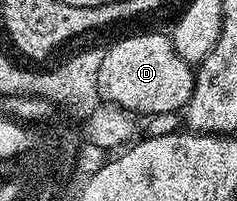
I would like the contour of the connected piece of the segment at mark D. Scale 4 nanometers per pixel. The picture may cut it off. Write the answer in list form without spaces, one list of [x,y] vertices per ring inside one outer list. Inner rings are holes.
[[[132,32],[127,39],[112,44],[110,57],[103,60],[99,85],[103,85],[103,94],[107,98],[129,113],[178,114],[193,95],[195,75],[192,66],[181,55],[177,55],[166,32]]]

